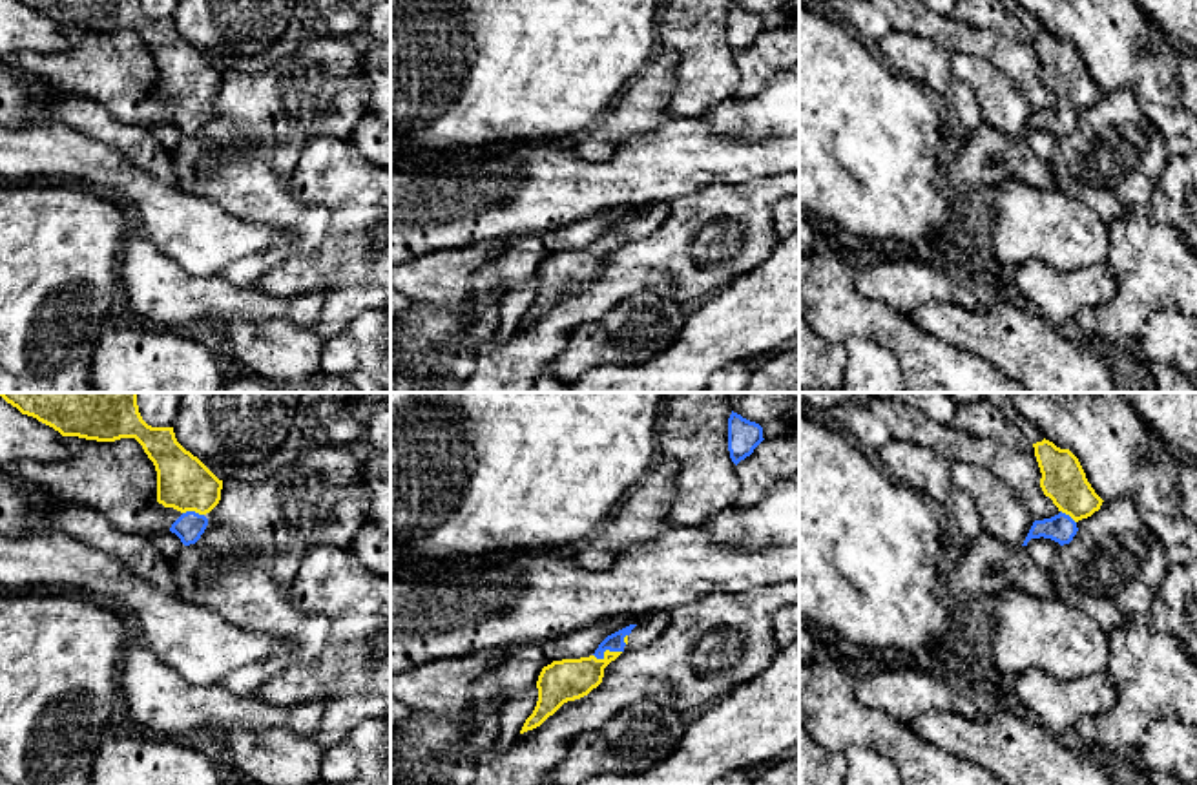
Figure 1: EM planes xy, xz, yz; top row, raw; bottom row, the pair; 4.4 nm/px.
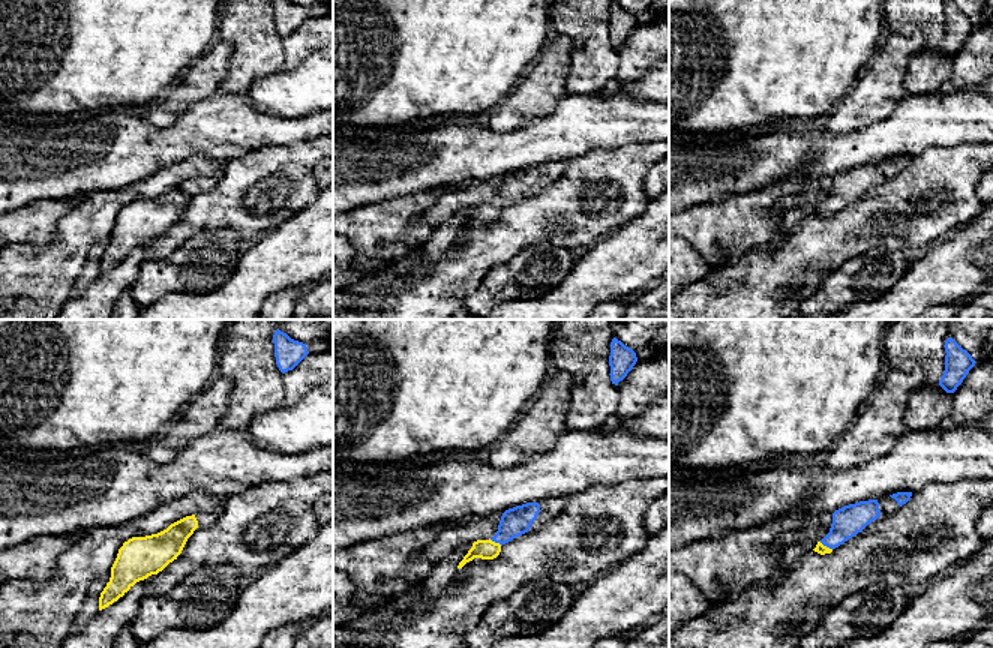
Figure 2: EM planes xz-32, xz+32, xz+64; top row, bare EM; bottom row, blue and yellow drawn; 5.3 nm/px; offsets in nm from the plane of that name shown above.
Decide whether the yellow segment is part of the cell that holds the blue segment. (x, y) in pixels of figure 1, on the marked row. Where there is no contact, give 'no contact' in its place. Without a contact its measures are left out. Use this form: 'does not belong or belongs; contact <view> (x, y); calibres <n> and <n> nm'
belongs; contact xz (606, 648); calibres 80 and 190 nm

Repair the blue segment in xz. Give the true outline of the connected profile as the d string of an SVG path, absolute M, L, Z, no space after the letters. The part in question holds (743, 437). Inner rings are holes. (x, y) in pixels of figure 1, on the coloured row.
M732 411L728 418L728 451L735 466L750 456L763 440L763 427L759 424Z

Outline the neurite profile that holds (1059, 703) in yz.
M1029 668L1013 679L1009 688L1053 736L1073 728L1084 716L1109 710L1117 699L1108 668L1073 679L1055 679L1044 670Z

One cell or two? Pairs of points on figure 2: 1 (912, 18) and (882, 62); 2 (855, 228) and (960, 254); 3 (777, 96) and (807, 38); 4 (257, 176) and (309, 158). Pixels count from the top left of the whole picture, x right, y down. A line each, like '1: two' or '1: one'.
1: two
2: two
3: one
4: one

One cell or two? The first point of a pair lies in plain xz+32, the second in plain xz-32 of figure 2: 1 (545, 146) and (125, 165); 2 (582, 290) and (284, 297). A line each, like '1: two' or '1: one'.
1: one
2: two

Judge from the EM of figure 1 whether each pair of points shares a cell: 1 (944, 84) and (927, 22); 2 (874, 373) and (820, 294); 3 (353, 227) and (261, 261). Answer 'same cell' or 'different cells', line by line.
1: different cells
2: different cells
3: different cells

